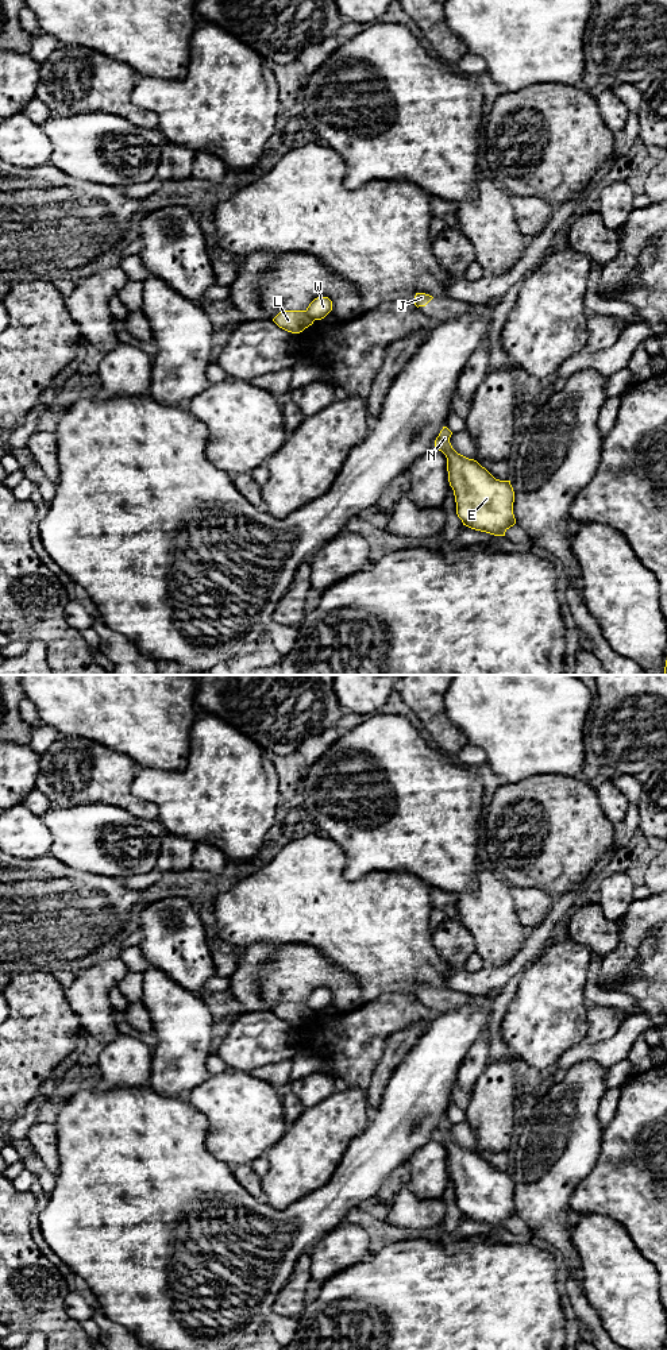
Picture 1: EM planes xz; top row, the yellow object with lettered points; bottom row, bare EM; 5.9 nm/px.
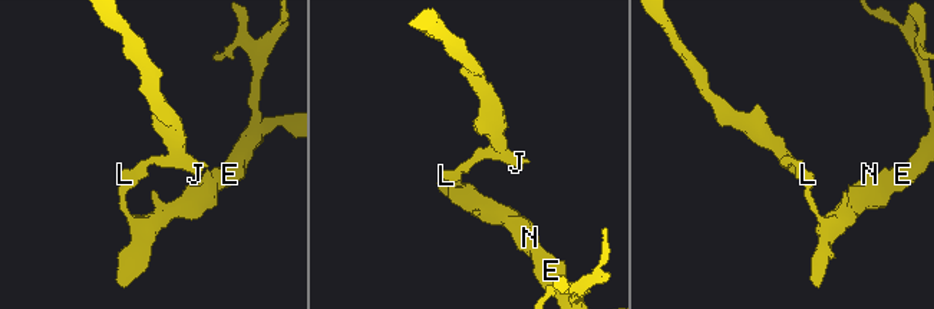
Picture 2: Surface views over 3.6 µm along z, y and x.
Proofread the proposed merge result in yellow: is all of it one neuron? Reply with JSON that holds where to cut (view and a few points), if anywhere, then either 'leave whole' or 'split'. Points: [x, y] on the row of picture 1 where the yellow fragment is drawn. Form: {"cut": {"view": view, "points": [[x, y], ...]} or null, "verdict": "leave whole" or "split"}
{"cut": {"view": "xz", "points": [[304, 311], [313, 320]]}, "verdict": "split"}

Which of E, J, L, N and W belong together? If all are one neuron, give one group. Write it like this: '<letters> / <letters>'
E L N / J W

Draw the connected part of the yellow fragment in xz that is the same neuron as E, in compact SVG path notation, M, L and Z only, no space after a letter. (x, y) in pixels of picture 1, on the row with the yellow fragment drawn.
M443 427L435 447L447 458L448 482L454 490L458 517L471 529L505 536L516 524L510 481L496 479L477 460L458 454L450 443L451 435Z

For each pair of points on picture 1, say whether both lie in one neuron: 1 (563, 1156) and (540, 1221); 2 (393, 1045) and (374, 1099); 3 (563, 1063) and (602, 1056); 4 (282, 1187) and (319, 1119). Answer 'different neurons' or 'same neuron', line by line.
1: same neuron
2: same neuron
3: same neuron
4: same neuron

